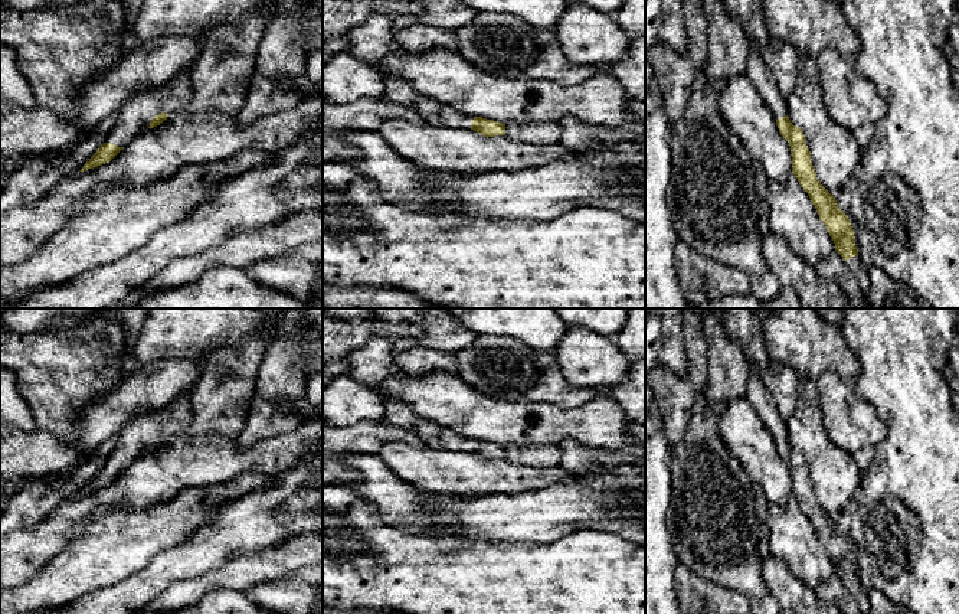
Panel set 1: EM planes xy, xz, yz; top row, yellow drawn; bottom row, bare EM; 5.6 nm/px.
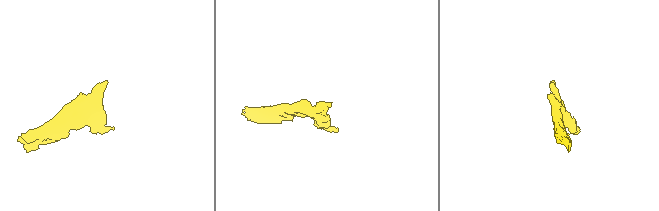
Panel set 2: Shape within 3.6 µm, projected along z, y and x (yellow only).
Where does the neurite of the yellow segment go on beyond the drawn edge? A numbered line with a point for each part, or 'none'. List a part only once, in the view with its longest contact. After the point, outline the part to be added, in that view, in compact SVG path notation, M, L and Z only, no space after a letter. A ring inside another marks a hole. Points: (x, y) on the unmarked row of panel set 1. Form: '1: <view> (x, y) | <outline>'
1: xy (134, 438) | M183 392L163 411L141 412L122 427L105 466L125 470L134 460L150 450L150 444L156 438L161 435L170 437L177 431L187 431L190 421L190 392Z
2: yz (854, 587) | M858 578L852 579L851 582L845 584L848 591L855 597L858 608L863 614L870 613L870 601L867 597L867 591L863 588Z

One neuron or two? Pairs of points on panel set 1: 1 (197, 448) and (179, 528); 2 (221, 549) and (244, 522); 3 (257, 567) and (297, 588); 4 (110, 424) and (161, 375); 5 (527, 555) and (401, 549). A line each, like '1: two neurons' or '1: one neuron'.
1: two neurons
2: one neuron
3: two neurons
4: one neuron
5: one neuron

